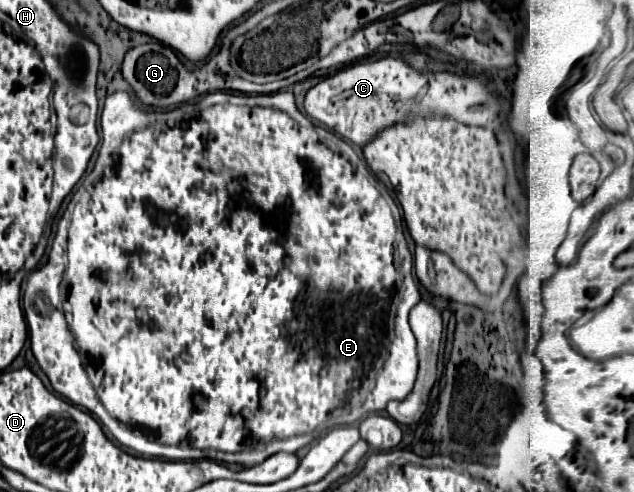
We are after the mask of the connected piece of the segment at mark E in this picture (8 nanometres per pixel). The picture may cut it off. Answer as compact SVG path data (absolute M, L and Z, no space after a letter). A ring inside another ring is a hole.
M119 91L106 97L100 125L102 145L94 168L86 179L82 179L58 222L48 263L28 275L22 295L31 350L42 371L48 375L54 391L70 399L74 405L82 405L92 415L96 413L98 421L121 446L140 456L164 457L170 461L208 459L224 464L242 463L246 467L262 463L270 453L296 453L300 447L313 443L336 427L350 427L366 413L382 411L388 399L406 399L418 373L416 339L408 325L408 311L420 301L420 287L413 275L414 260L403 233L401 211L354 145L336 137L332 131L314 125L296 107L294 94L290 91L251 96L236 91L216 91L205 94L194 103L182 103L168 111L143 111L131 93ZM394 317L395 337L388 347L388 359L384 361L384 369L378 375L374 389L368 393L368 399L364 399L364 407L360 407L362 403L355 403L355 393L362 389L372 367L378 363L378 357L382 357L376 355L376 339L384 339L382 345L386 345L386 331L392 327Z

